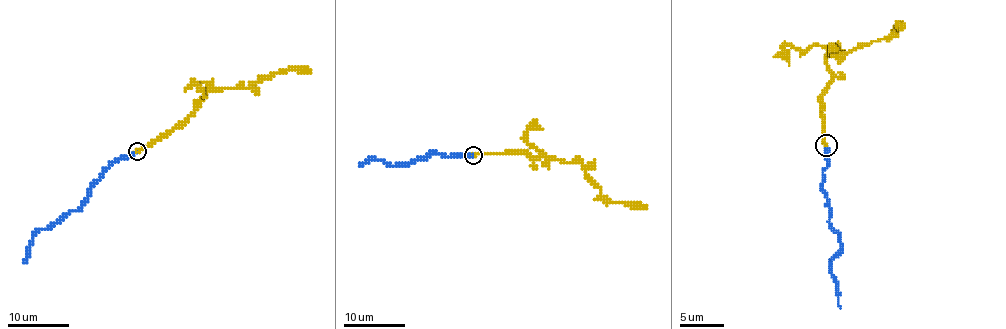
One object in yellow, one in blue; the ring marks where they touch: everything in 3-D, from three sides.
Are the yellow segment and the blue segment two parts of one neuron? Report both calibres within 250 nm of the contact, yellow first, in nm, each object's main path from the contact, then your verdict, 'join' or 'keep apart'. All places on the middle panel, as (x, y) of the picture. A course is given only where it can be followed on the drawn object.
calibres 280 and 220 nm; course yellow (473, 156), (526, 153), (533, 159), (545, 156), (578, 162), (600, 192), (610, 202), (647, 208); course blue (471, 156), (430, 153), (398, 165), (389, 165), (380, 159), (369, 159), (360, 165); join

